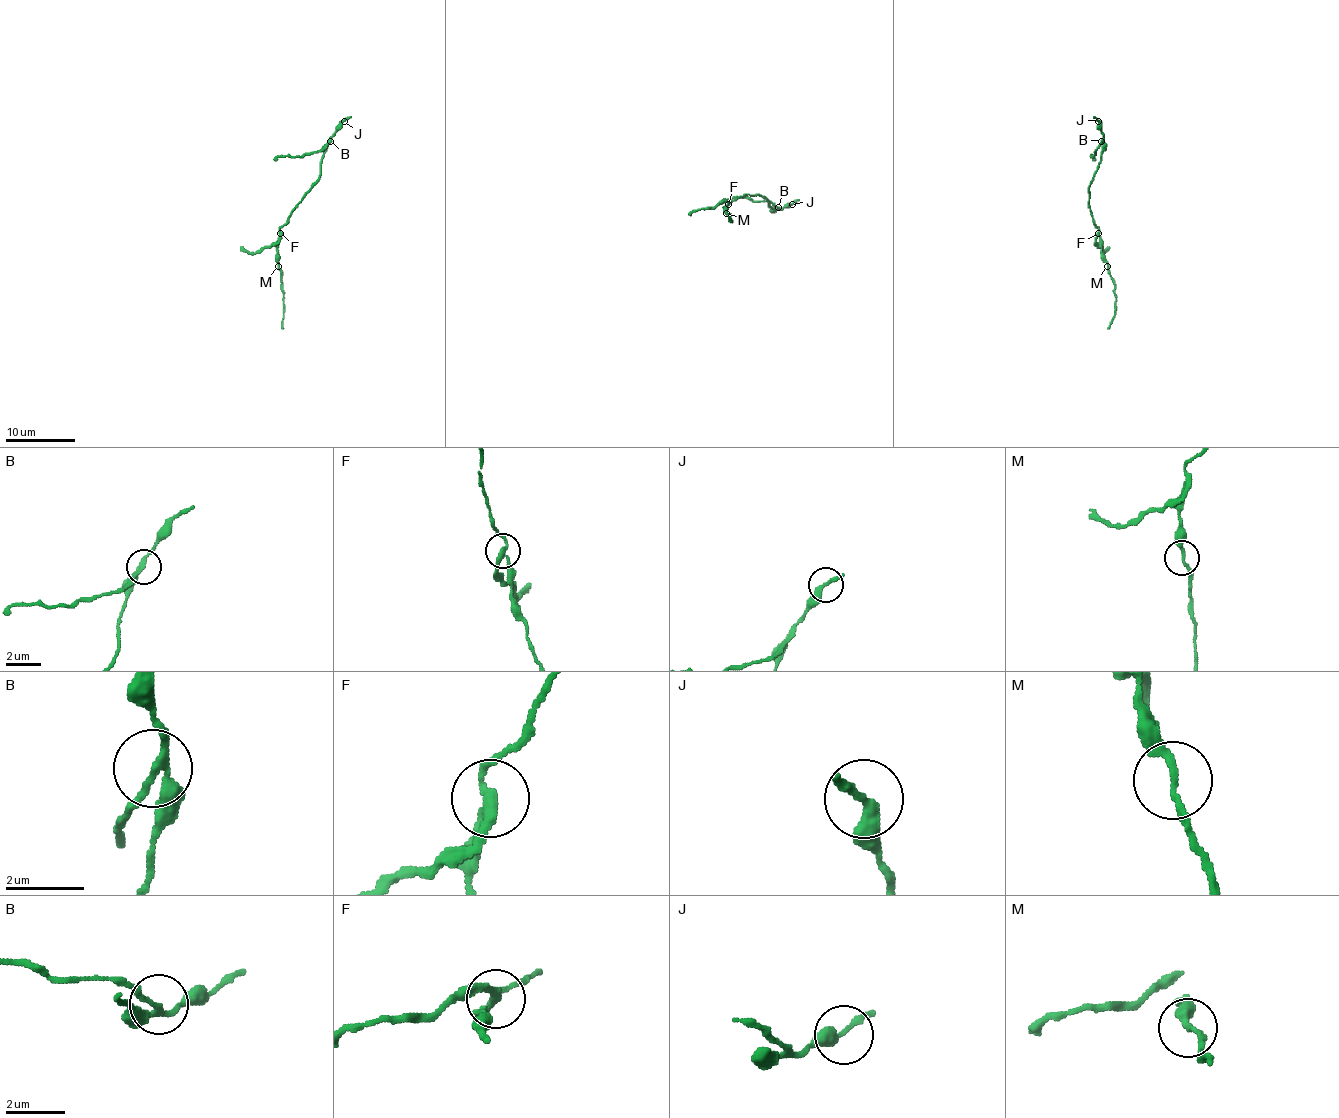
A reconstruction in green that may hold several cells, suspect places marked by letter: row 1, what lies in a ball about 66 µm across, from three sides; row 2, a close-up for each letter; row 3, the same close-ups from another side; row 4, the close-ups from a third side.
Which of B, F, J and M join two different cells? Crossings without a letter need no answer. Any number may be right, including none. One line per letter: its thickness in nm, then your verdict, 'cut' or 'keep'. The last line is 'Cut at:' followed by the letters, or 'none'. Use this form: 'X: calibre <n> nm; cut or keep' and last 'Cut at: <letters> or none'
B: calibre 170 nm; cut
F: calibre 200 nm; cut
J: calibre 280 nm; keep
M: calibre 180 nm; keep
Cut at: B, F

